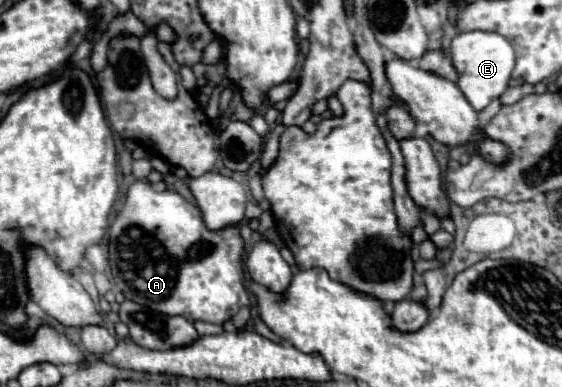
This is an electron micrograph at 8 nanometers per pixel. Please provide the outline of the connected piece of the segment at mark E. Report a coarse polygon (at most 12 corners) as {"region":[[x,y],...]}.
{"region":[[462,32],[450,56],[476,110],[508,88],[514,48],[496,32]]}

